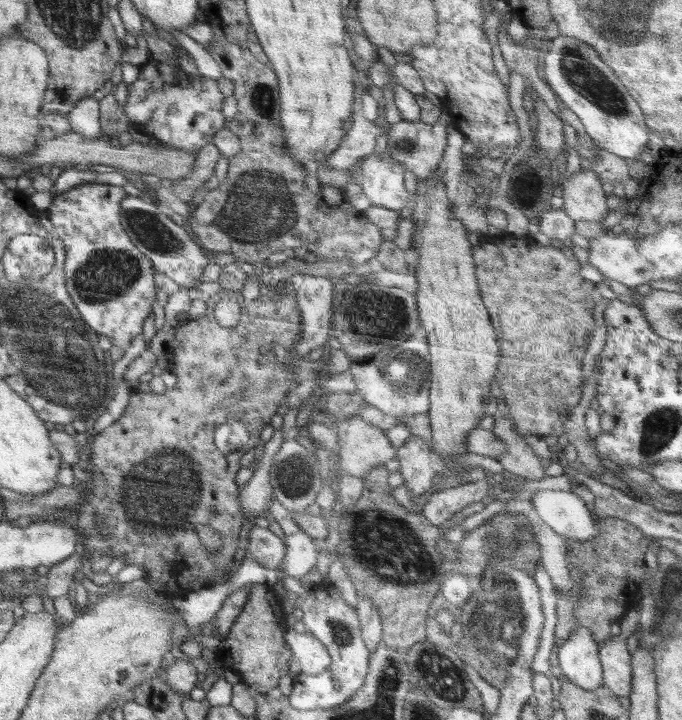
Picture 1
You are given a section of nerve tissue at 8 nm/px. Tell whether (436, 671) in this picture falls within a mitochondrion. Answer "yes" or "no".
yes

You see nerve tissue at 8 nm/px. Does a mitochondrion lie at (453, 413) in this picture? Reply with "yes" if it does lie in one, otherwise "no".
no

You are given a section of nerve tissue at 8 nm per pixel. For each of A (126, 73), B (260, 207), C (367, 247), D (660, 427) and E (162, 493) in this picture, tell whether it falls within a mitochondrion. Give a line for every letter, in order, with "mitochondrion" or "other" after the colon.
A: other
B: mitochondrion
C: other
D: mitochondrion
E: mitochondrion

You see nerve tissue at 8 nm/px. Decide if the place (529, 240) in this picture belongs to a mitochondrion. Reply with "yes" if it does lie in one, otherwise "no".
no

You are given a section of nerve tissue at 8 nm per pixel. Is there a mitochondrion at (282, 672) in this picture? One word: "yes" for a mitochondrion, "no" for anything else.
no

